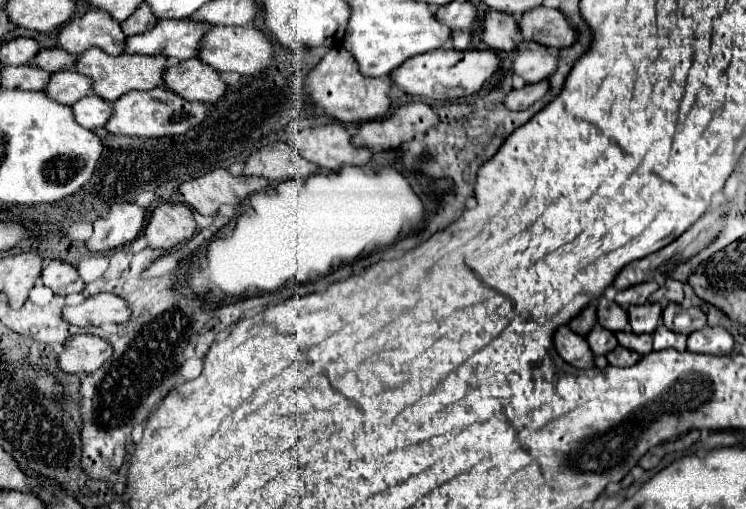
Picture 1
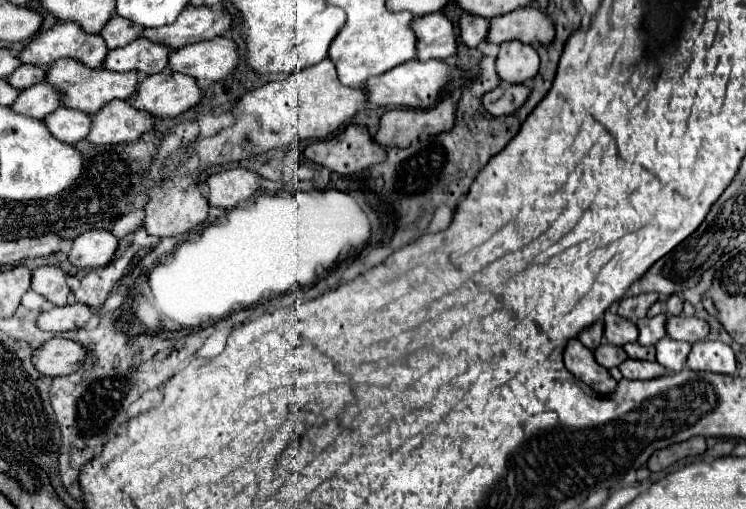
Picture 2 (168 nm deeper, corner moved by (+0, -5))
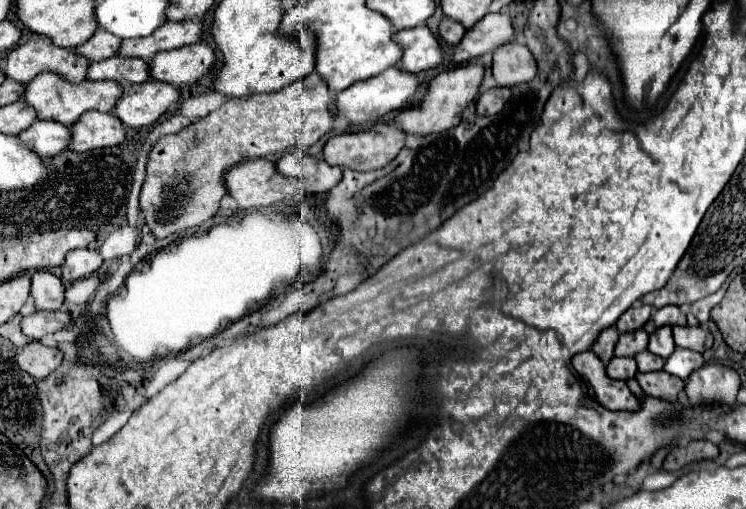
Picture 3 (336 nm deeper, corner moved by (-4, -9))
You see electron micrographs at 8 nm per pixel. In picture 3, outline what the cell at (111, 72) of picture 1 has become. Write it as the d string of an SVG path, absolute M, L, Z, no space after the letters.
M41 72L37 74L25 88L25 100L37 110L39 120L57 120L61 124L75 124L85 112L89 110L101 110L111 112L113 104L121 98L121 84L107 80L107 82L93 82L83 80L81 84L69 84L69 80L61 80L55 72Z

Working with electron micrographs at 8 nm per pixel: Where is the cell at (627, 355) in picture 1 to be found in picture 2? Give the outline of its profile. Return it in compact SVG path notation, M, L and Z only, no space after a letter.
M625 360L625 364L619 366L623 378L627 380L653 380L657 376L665 376L667 370L661 368L657 362L645 362L645 360Z

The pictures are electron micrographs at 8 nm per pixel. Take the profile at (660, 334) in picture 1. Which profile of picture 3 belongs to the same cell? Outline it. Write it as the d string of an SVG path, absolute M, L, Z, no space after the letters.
M675 348L675 352L665 360L665 368L663 370L685 380L703 362L705 360L703 360L703 356L699 352L693 352L693 350L687 350L687 348Z

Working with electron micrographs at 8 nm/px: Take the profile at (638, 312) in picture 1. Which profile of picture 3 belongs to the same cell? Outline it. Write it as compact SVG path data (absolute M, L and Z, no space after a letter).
M661 326L649 336L649 348L651 354L657 354L661 358L667 358L675 350L675 342L671 336L671 326Z

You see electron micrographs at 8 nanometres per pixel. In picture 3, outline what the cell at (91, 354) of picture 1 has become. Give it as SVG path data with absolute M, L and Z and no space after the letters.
M29 342L27 346L23 346L17 352L15 362L27 374L35 376L37 380L43 380L63 364L63 352L59 348L55 348L55 346L49 348L49 346L41 344L41 342Z

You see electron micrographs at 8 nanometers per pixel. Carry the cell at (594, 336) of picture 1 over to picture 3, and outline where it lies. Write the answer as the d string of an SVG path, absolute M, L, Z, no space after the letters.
M615 356L613 360L609 360L607 364L607 374L615 380L627 380L627 378L633 378L637 372L637 364L631 356L625 356L625 358L619 358Z

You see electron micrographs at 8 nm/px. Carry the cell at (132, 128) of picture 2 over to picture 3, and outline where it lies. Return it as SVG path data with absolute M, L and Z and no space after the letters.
M85 112L73 126L73 140L69 144L75 152L87 152L97 148L111 148L125 140L125 126L117 116L107 112Z

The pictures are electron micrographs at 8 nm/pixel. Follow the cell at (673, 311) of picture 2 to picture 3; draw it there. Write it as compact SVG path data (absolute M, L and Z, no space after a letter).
M665 306L661 310L655 310L653 312L653 322L655 322L655 328L659 326L685 326L687 324L687 318L685 314L681 312L679 306Z

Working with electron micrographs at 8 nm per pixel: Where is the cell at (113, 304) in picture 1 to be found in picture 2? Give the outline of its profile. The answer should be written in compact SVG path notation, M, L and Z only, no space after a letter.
M67 304L67 306L55 306L49 312L43 312L37 316L37 326L47 332L65 332L65 330L77 330L81 328L89 318L93 316L93 310L85 304Z

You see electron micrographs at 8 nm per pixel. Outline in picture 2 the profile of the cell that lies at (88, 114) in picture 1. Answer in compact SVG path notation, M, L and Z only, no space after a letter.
M59 106L55 112L43 118L43 124L47 126L53 138L65 144L75 144L85 138L85 132L89 132L89 114L73 112L71 108Z

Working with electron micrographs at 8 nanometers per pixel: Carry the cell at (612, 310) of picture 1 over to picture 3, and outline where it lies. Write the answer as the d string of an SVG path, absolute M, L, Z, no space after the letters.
M645 330L619 334L615 356L635 356L637 352L643 352L647 348L647 342L649 342L649 334Z

